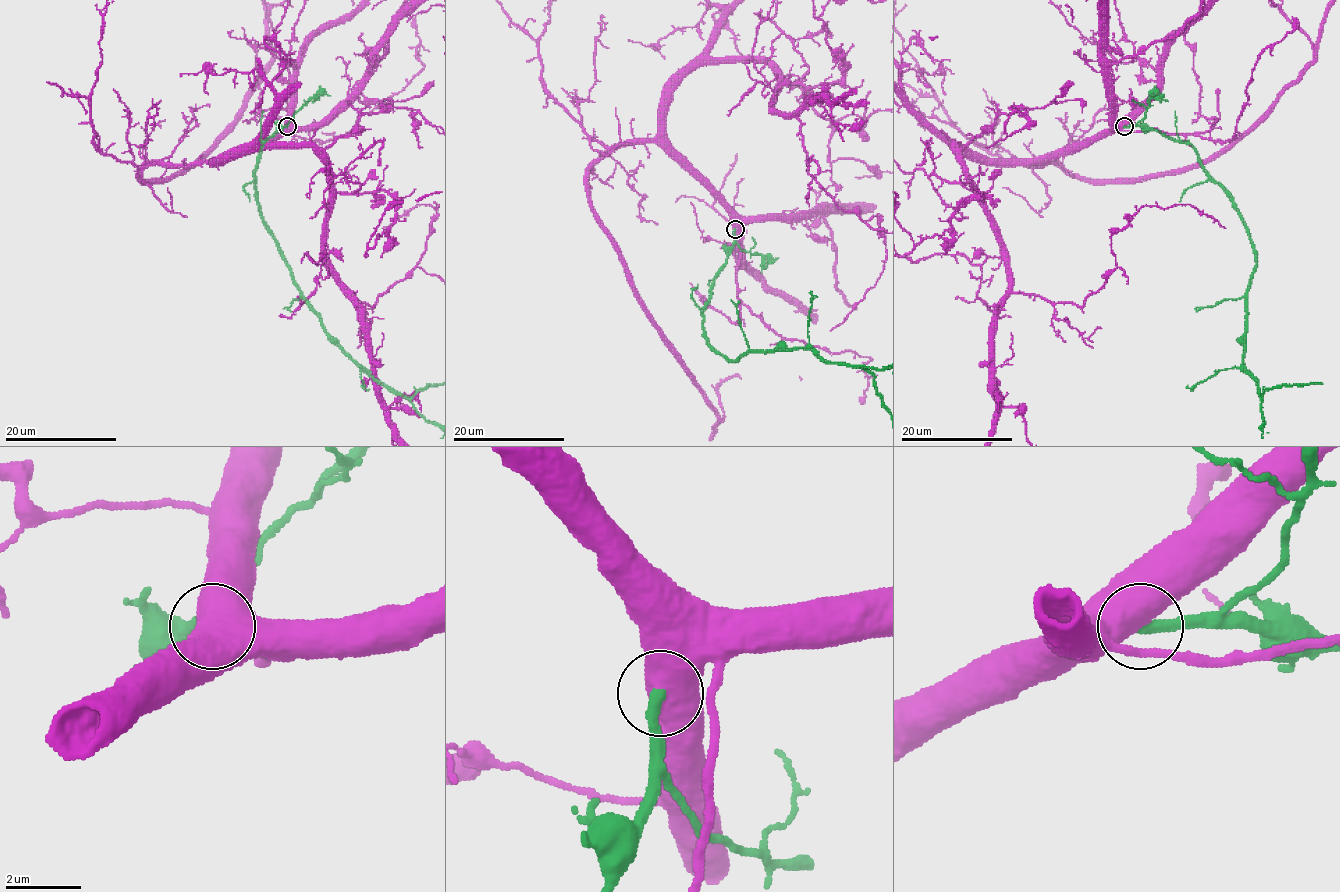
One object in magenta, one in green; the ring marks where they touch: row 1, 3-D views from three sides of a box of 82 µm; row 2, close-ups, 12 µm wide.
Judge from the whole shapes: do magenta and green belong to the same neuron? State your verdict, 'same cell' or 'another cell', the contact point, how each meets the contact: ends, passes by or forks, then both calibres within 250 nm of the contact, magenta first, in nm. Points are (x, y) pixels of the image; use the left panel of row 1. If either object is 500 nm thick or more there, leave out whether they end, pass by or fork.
same cell; at (287, 126); 750 nm thick on the magenta side, 340 nm on the other

